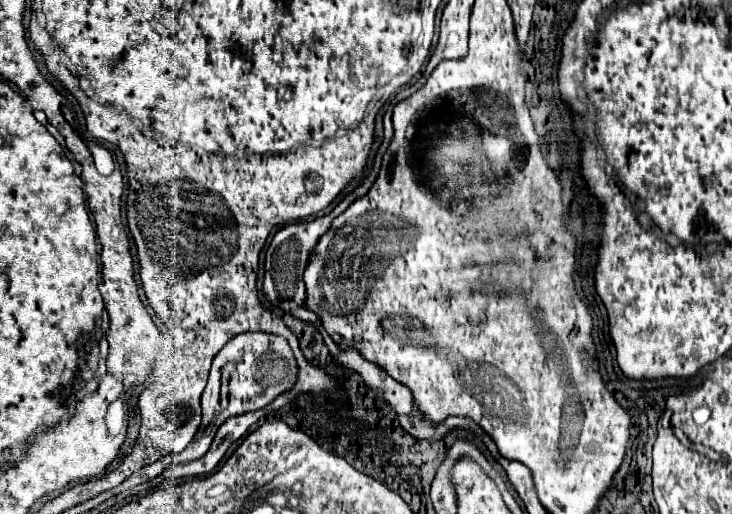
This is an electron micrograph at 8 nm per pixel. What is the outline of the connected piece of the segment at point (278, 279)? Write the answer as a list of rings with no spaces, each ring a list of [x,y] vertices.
[[[332,212],[332,214],[328,214],[328,216],[314,218],[314,220],[310,220],[310,222],[286,224],[284,228],[280,228],[280,230],[274,234],[274,238],[272,238],[270,246],[268,246],[266,264],[264,264],[264,270],[266,270],[266,272],[264,272],[264,294],[266,294],[266,298],[268,298],[274,306],[282,308],[284,312],[294,314],[294,316],[300,318],[300,320],[312,322],[312,324],[318,328],[318,332],[322,334],[322,338],[324,338],[324,342],[326,342],[326,346],[328,346],[330,356],[334,356],[334,346],[338,346],[338,344],[336,344],[336,342],[330,338],[330,334],[324,330],[320,316],[318,316],[316,312],[310,312],[308,308],[304,308],[304,302],[306,302],[306,286],[304,286],[302,274],[304,274],[306,264],[310,262],[310,256],[312,256],[314,246],[316,246],[318,240],[330,230],[330,224],[332,224],[334,218],[336,218],[336,214]]]

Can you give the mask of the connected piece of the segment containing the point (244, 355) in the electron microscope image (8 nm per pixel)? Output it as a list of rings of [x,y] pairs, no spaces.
[[[246,332],[234,336],[214,358],[206,390],[202,394],[202,426],[196,438],[186,446],[186,450],[176,456],[176,462],[198,460],[210,448],[216,430],[230,416],[246,414],[264,408],[278,394],[288,392],[298,382],[298,362],[292,348],[284,336],[268,332]]]

